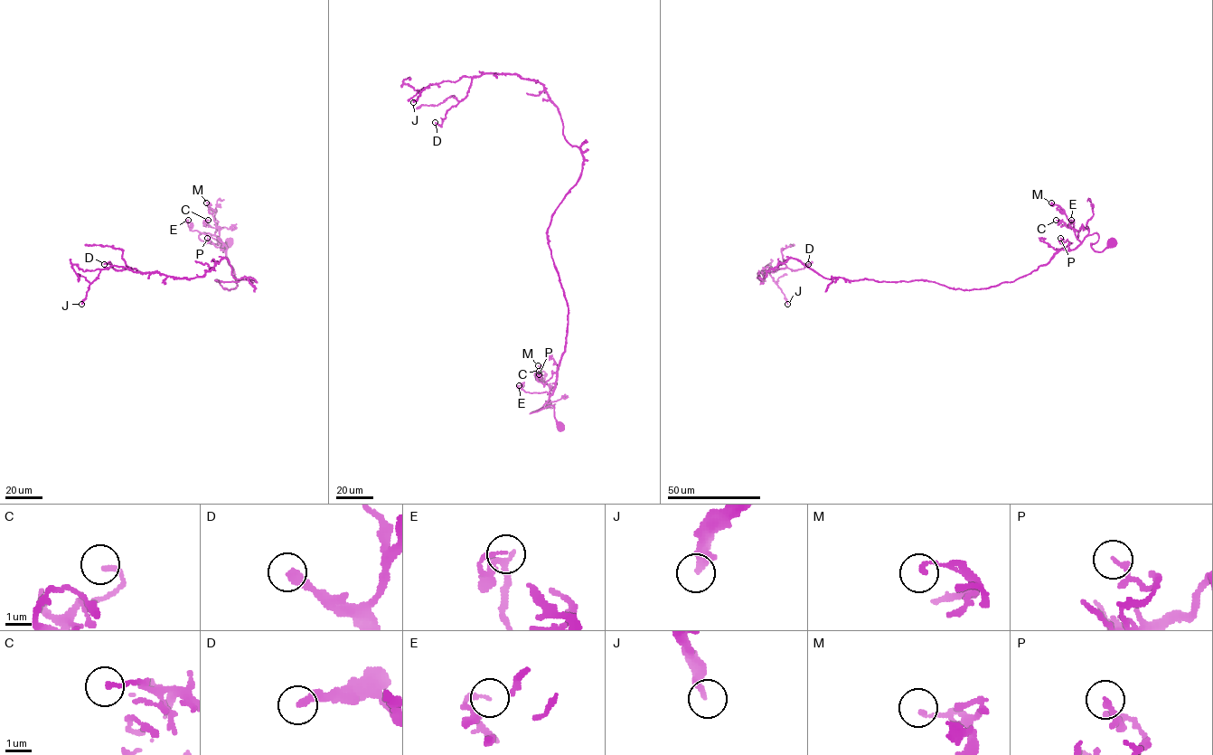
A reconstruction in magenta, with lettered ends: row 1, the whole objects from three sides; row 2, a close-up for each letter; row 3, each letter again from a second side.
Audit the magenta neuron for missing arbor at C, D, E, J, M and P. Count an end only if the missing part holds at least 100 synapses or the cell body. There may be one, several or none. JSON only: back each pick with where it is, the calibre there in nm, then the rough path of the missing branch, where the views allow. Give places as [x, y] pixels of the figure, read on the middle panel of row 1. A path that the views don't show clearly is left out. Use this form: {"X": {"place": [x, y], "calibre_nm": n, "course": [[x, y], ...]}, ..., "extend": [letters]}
{"extend": []}

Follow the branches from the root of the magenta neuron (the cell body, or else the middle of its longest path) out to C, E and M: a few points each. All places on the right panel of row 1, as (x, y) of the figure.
C: (1111, 242), (1096, 251), (1090, 245), (1098, 240), (1096, 232), (1081, 242), (1072, 229), (1056, 220)
E: (1111, 242), (1101, 251), (1096, 251), (1090, 245), (1098, 240), (1097, 233), (1087, 235), (1081, 242), (1071, 220)
M: (1111, 242), (1096, 251), (1090, 245), (1098, 240), (1096, 232), (1081, 242), (1064, 211), (1051, 202)

